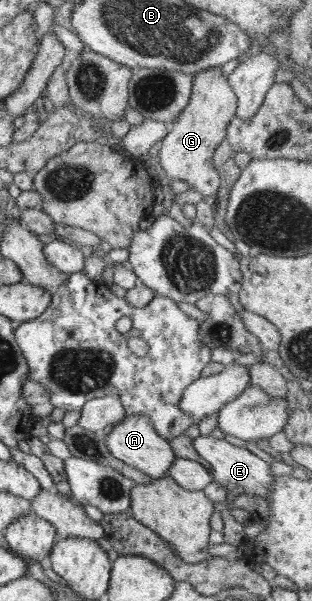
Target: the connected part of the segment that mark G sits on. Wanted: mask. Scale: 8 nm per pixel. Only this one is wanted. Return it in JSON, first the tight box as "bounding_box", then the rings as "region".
{"bounding_box":[159,67,237,198],"region":[[[210,67],[194,74],[189,103],[170,125],[170,130],[159,146],[160,164],[168,178],[187,182],[190,190],[200,192],[204,198],[214,196],[220,188],[220,177],[213,164],[213,154],[226,138],[228,125],[237,109],[237,99],[227,78],[222,67]]]}

